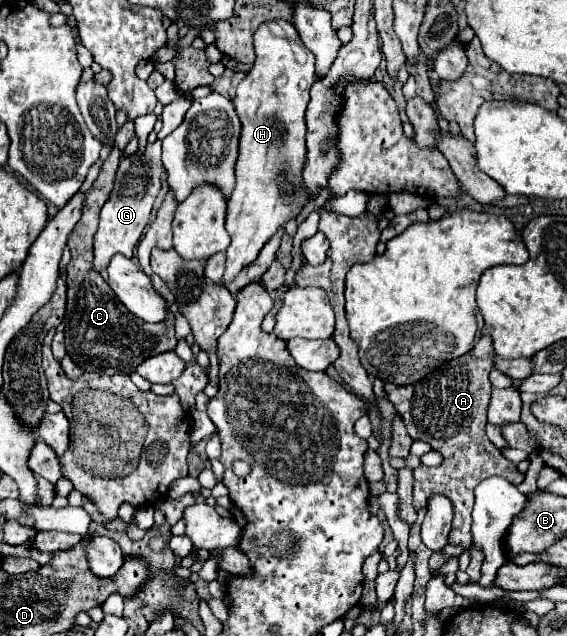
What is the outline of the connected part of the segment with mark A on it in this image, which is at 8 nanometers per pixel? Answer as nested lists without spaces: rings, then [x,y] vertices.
[[[482,336],[478,344],[464,356],[442,364],[438,370],[428,374],[424,380],[410,386],[396,386],[386,382],[386,398],[394,404],[404,420],[404,426],[412,440],[428,442],[432,450],[442,454],[442,464],[438,468],[416,468],[414,476],[414,502],[416,510],[426,508],[432,494],[446,496],[454,506],[454,520],[450,532],[450,544],[472,544],[470,532],[470,512],[474,506],[474,488],[486,480],[486,476],[502,476],[512,484],[520,484],[524,474],[512,466],[510,460],[486,438],[486,410],[490,402],[490,380],[488,374],[494,366],[494,348],[490,336]]]

